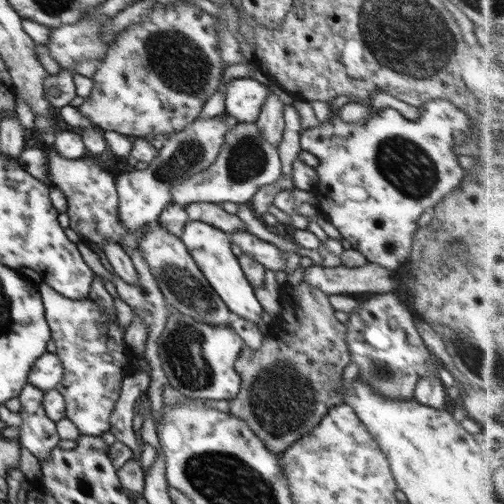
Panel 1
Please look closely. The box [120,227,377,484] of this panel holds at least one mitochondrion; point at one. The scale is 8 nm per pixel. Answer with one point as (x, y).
(280, 400)

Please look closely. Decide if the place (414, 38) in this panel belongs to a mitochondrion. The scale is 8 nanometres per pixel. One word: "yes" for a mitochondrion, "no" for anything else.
yes

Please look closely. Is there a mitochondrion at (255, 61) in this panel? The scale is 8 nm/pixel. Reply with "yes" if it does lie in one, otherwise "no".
no

